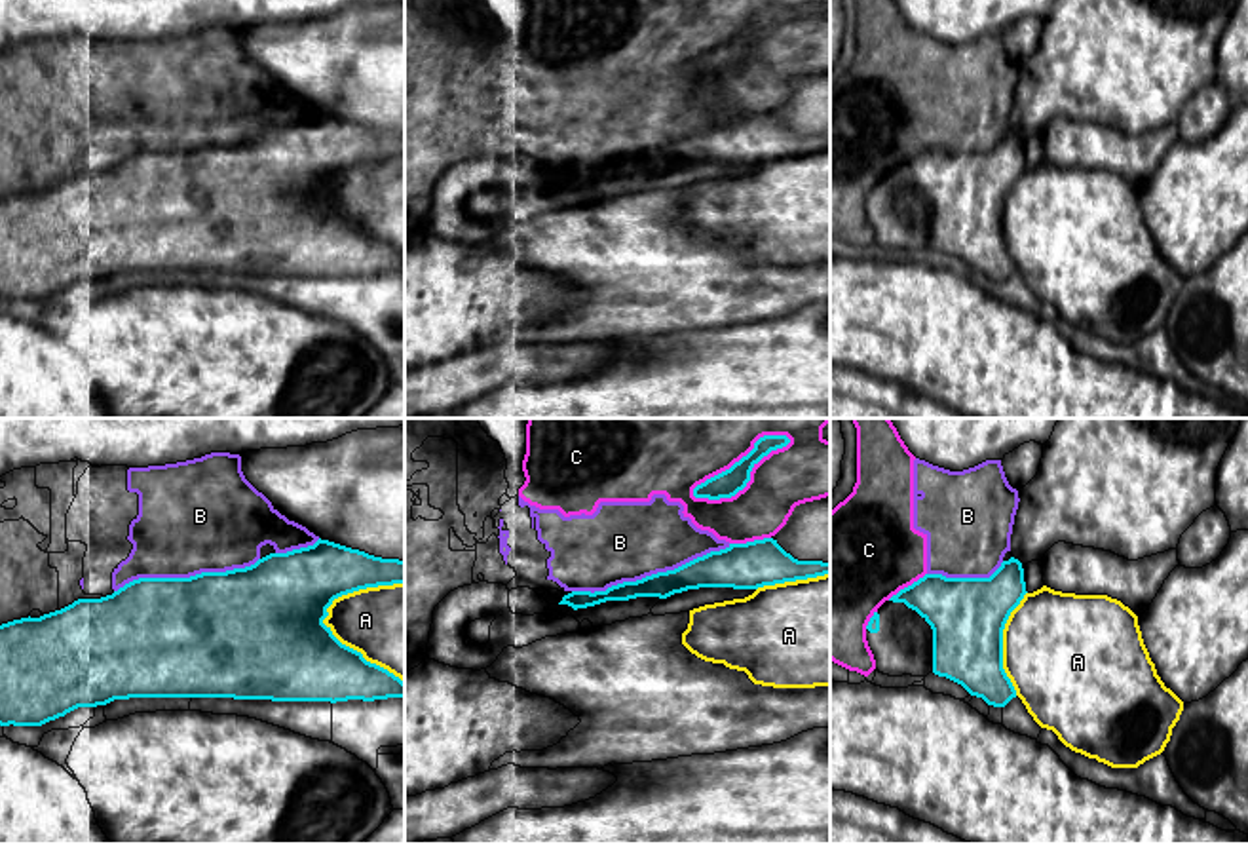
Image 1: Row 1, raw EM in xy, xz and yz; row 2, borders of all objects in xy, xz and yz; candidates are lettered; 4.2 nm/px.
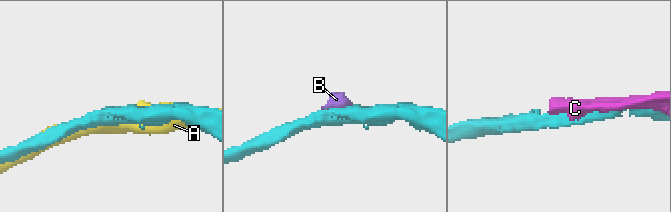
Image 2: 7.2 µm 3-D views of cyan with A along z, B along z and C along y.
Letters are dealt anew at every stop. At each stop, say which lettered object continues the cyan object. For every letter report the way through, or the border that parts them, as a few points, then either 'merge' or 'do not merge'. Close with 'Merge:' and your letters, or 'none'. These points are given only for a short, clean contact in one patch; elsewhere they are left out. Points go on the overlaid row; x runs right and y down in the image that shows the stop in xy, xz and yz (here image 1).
A: do not merge
B: do not merge
C: do not merge
Merge: none

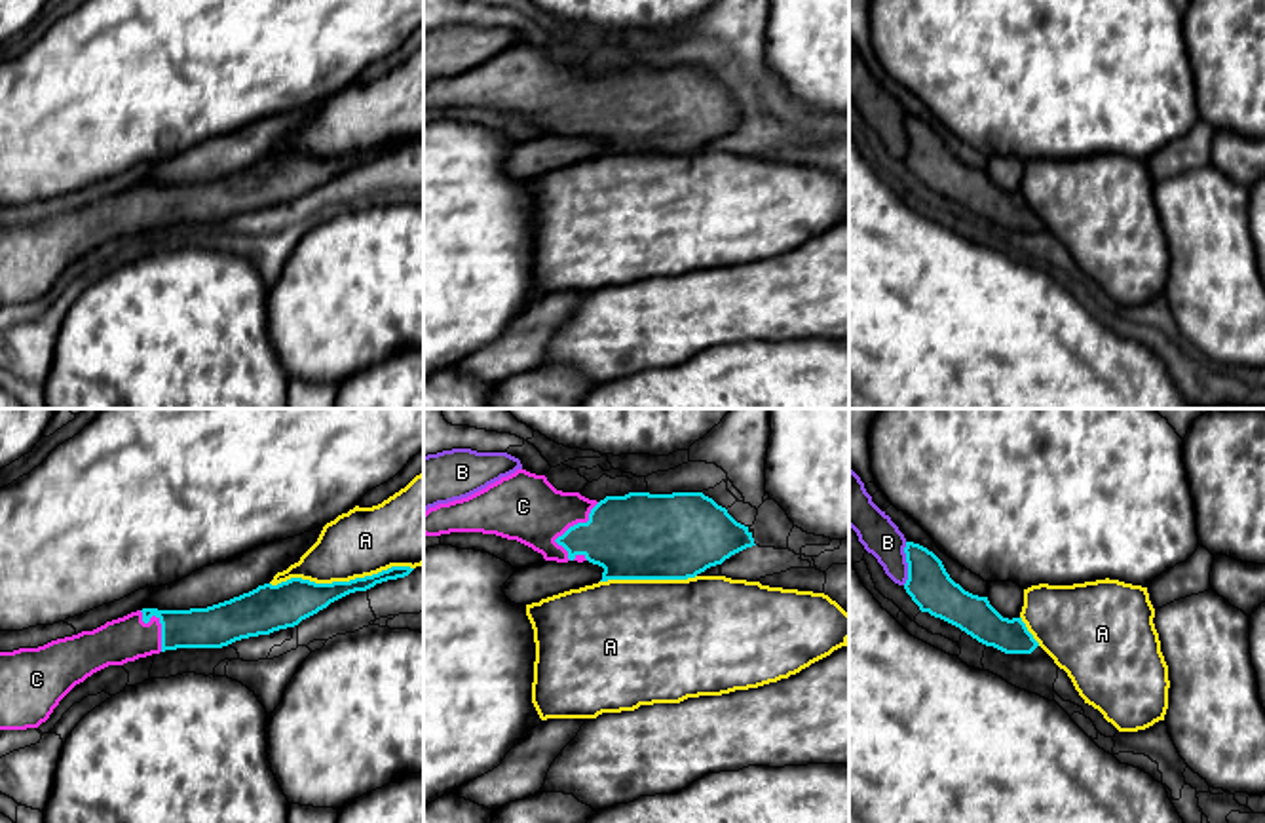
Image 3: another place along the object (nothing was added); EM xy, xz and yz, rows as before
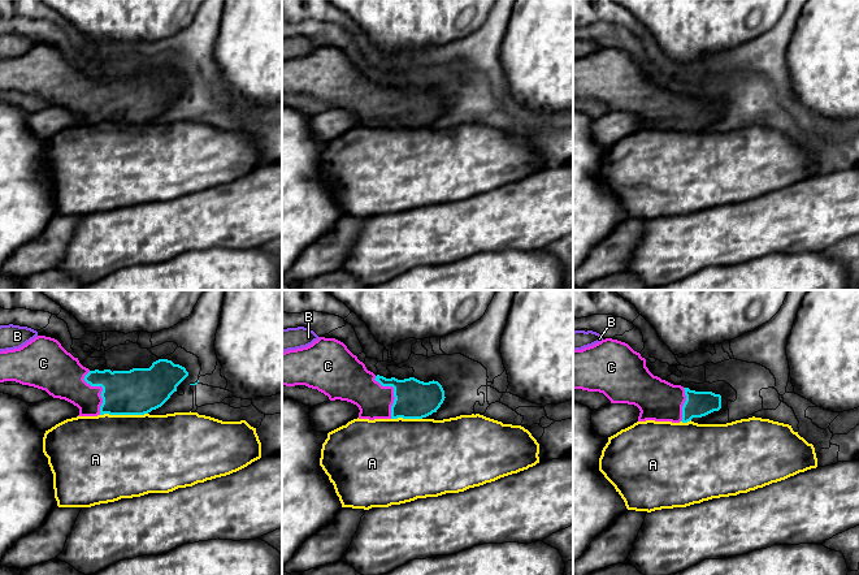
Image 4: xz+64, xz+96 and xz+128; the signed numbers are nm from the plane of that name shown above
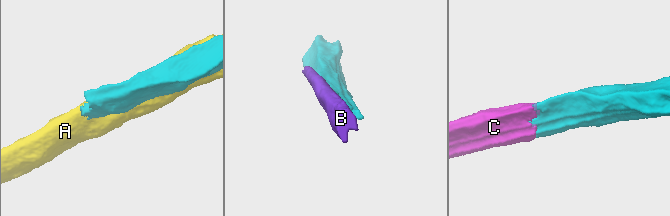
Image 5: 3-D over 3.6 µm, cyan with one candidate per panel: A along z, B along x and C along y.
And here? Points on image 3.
A: do not merge
B: border yz (906, 542), (906, 580), (903, 584); do not merge
C: merge
Merge: C

